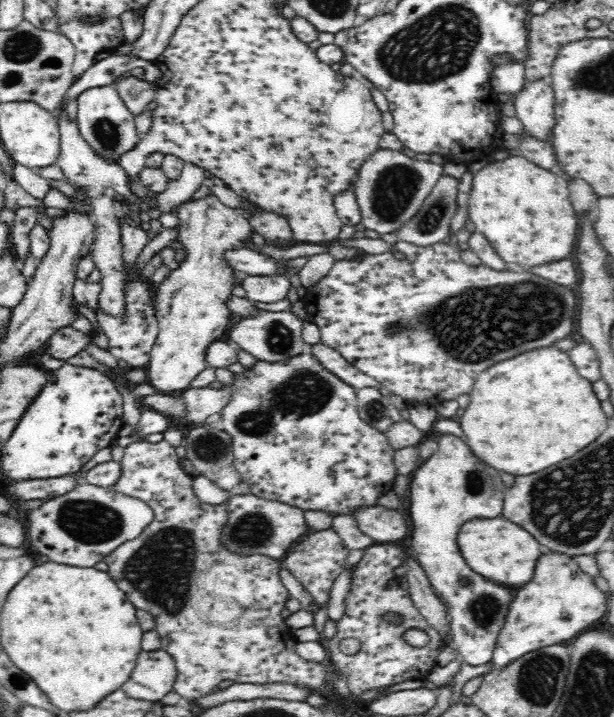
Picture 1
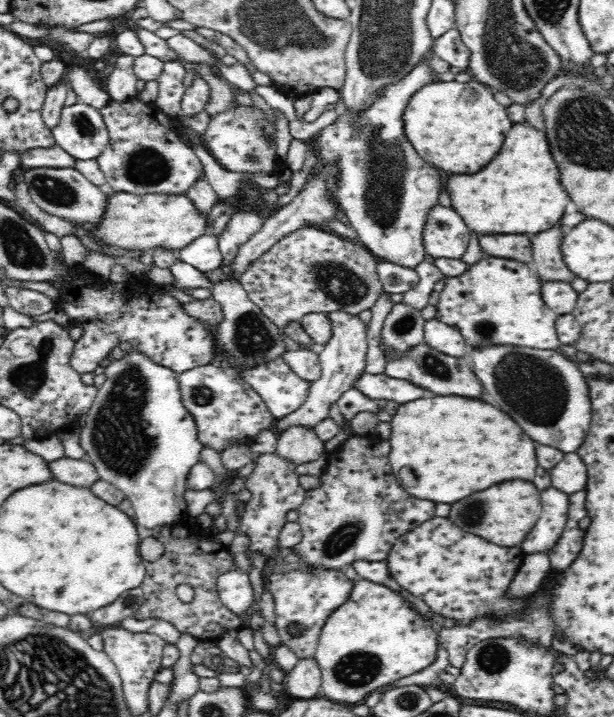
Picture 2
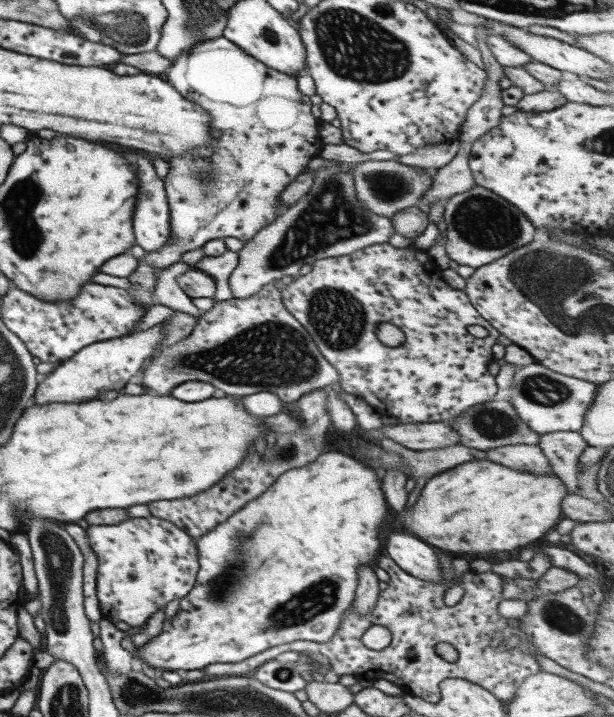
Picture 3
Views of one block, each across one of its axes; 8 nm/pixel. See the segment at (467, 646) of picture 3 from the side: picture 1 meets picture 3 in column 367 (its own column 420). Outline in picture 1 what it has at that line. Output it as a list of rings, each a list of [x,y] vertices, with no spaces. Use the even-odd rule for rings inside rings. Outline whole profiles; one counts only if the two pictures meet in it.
[[[378,543],[364,552],[352,574],[352,584],[345,600],[344,617],[337,621],[335,635],[324,642],[329,665],[339,675],[346,676],[347,686],[356,697],[366,690],[398,684],[404,680],[424,681],[432,668],[437,666],[437,656],[446,647],[441,634],[420,615],[409,592],[390,588],[392,580],[396,578],[392,570],[400,566],[407,556],[407,550],[396,544]],[[386,614],[400,616],[400,624],[386,621]],[[410,628],[422,628],[429,636],[428,644],[418,648],[406,643],[402,636]],[[344,638],[358,638],[361,642],[360,650],[350,655],[342,653],[338,644]]]

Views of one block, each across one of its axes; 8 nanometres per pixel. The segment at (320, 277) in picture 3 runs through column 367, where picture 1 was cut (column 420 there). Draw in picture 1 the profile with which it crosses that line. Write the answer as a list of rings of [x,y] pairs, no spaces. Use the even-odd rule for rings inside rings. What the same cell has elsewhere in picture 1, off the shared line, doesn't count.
[[[398,241],[393,244],[393,251],[382,254],[364,254],[356,260],[340,260],[334,263],[330,273],[317,284],[309,286],[301,299],[303,309],[307,312],[306,320],[314,322],[321,334],[321,343],[335,348],[348,363],[356,365],[356,368],[378,380],[383,386],[384,392],[398,394],[405,400],[406,406],[412,406],[418,402],[424,402],[435,406],[444,400],[458,399],[463,394],[469,394],[477,376],[483,370],[490,368],[496,362],[508,360],[512,356],[518,356],[526,350],[534,348],[550,347],[561,338],[567,338],[574,326],[574,314],[576,314],[576,291],[567,287],[554,284],[540,276],[530,272],[518,274],[512,270],[496,271],[494,268],[480,264],[476,268],[468,266],[461,257],[461,249],[450,243],[438,242],[430,246],[416,246],[409,242]]]

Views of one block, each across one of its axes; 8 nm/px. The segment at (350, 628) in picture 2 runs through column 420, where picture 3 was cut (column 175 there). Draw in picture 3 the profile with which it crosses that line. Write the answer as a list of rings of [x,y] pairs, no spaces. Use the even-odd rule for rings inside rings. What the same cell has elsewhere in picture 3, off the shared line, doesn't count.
[[[330,451],[317,456],[312,463],[302,468],[293,468],[284,472],[266,493],[250,500],[242,510],[238,510],[234,516],[230,516],[230,522],[226,519],[224,524],[217,524],[216,528],[208,532],[197,542],[199,556],[199,572],[195,580],[194,588],[180,600],[180,610],[177,614],[163,622],[162,632],[149,640],[143,648],[139,648],[133,654],[139,656],[155,668],[163,670],[175,670],[184,673],[188,670],[198,670],[208,665],[221,663],[242,662],[250,656],[254,656],[263,650],[273,646],[294,642],[324,643],[330,640],[339,629],[344,613],[349,613],[351,604],[355,599],[355,590],[358,586],[358,569],[361,566],[375,566],[380,555],[382,540],[378,538],[384,528],[384,520],[388,517],[388,506],[384,490],[382,490],[383,474],[374,468],[369,468],[366,463],[358,461],[354,456],[339,451]]]

